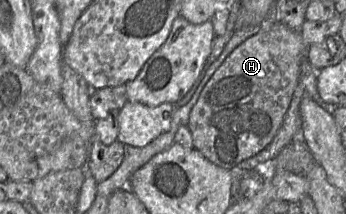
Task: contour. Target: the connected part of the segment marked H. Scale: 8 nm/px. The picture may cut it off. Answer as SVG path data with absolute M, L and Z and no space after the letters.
M280 21L267 22L255 35L236 47L206 83L190 112L188 127L194 149L215 165L232 170L268 146L289 108L307 48L301 31L291 29Z

